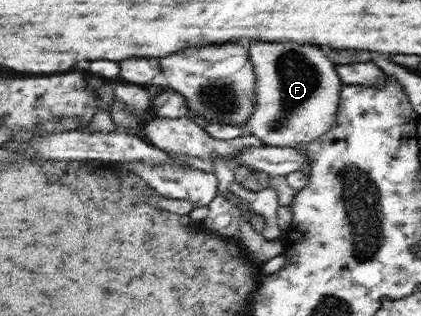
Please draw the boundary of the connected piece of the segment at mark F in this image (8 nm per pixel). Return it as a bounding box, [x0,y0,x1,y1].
[248,39,342,147]

